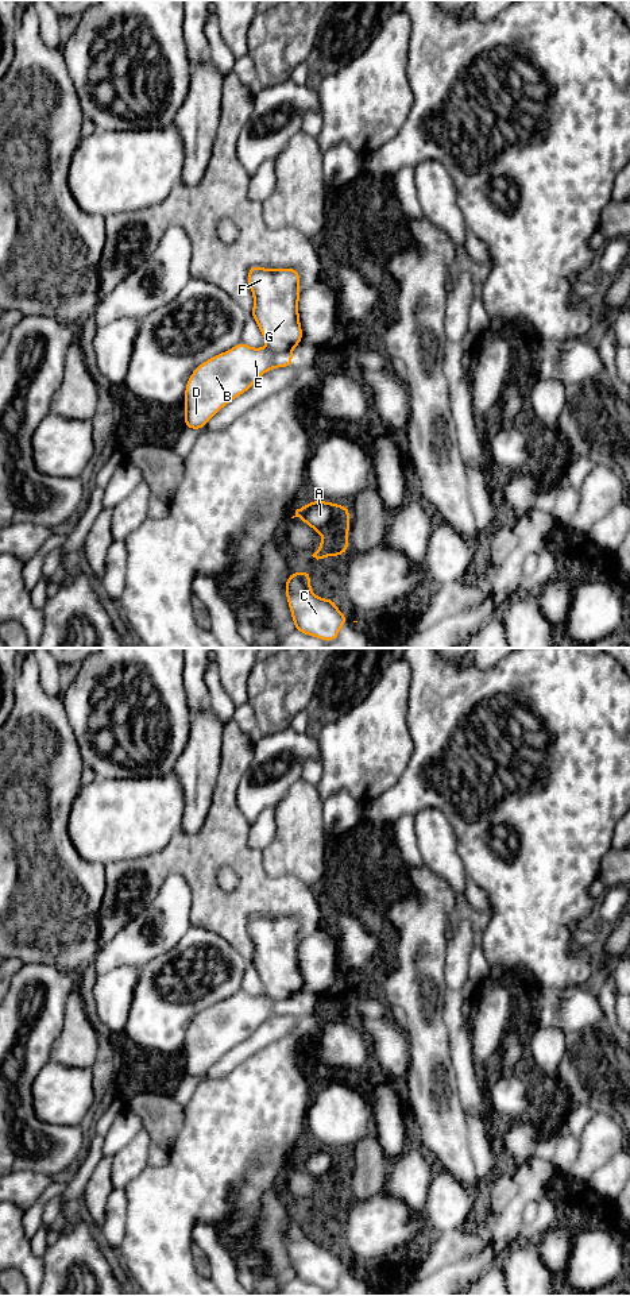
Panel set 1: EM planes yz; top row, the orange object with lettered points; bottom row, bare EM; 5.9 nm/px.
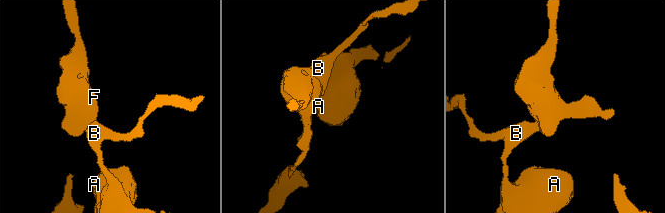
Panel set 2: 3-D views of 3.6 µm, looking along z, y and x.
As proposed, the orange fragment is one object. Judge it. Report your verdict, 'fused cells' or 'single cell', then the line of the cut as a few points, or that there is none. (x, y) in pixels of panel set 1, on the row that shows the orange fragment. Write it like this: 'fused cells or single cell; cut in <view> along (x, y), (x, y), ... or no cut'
fused cells; cut in yz along (269, 346), (275, 351), (290, 350)

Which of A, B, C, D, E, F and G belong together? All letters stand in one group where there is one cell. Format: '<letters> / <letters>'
A B C D E / F G

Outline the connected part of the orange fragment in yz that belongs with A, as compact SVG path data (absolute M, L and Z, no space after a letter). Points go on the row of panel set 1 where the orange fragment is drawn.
M312 501L295 510L291 517L299 517L310 528L322 536L320 548L312 555L324 559L325 556L340 556L348 551L349 508L326 501Z

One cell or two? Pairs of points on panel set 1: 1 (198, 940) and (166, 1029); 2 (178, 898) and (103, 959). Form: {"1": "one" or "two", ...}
{"1": "one", "2": "one"}

